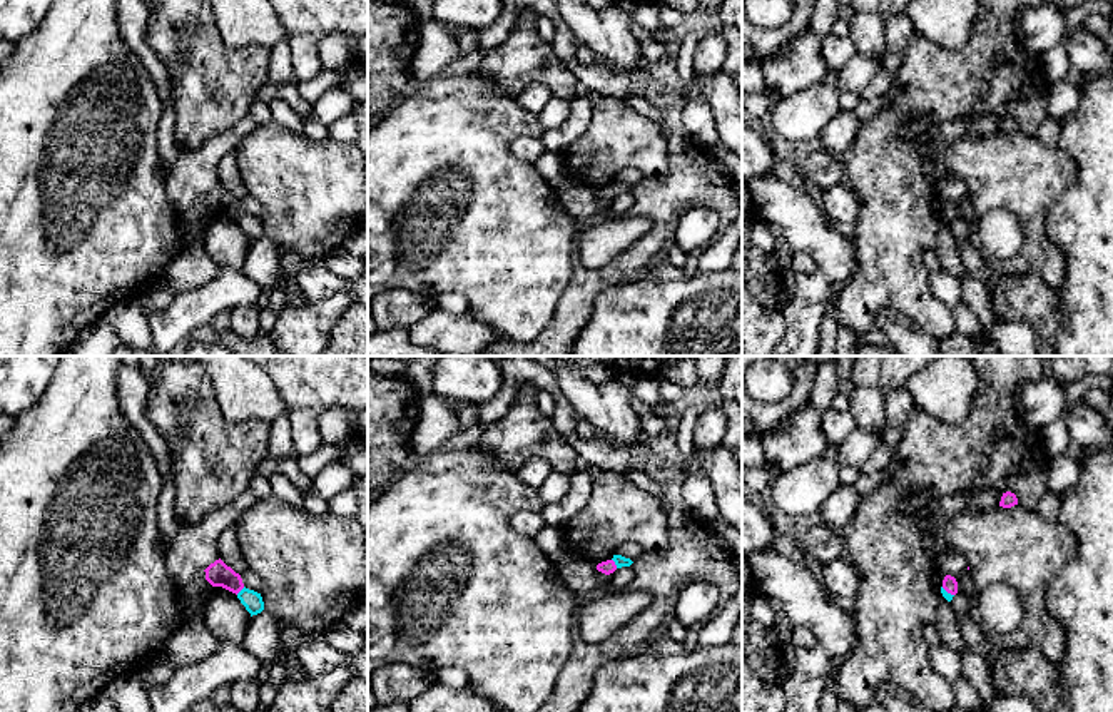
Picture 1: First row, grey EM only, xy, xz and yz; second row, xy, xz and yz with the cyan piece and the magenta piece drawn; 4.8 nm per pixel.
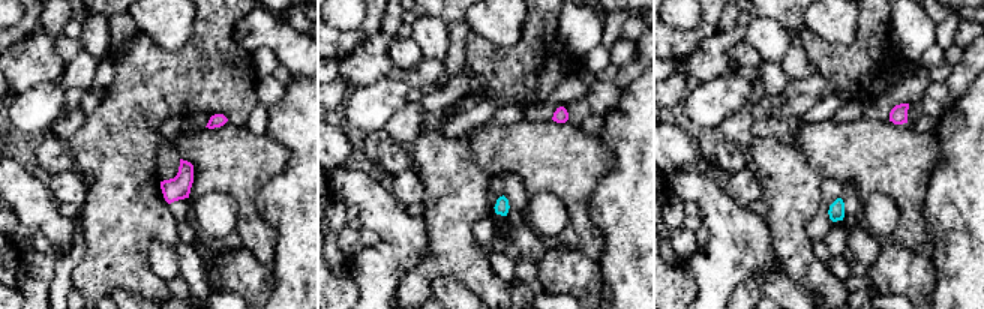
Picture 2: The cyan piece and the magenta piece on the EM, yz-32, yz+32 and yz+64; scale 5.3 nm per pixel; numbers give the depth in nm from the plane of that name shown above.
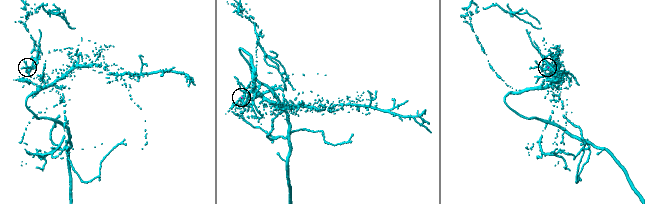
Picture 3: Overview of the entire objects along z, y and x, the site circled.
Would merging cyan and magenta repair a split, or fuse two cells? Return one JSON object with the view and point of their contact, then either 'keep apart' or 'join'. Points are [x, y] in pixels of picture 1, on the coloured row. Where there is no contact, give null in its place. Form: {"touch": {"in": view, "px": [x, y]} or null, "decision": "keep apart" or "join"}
{"touch": {"in": "xz", "px": [615, 564]}, "decision": "join"}

